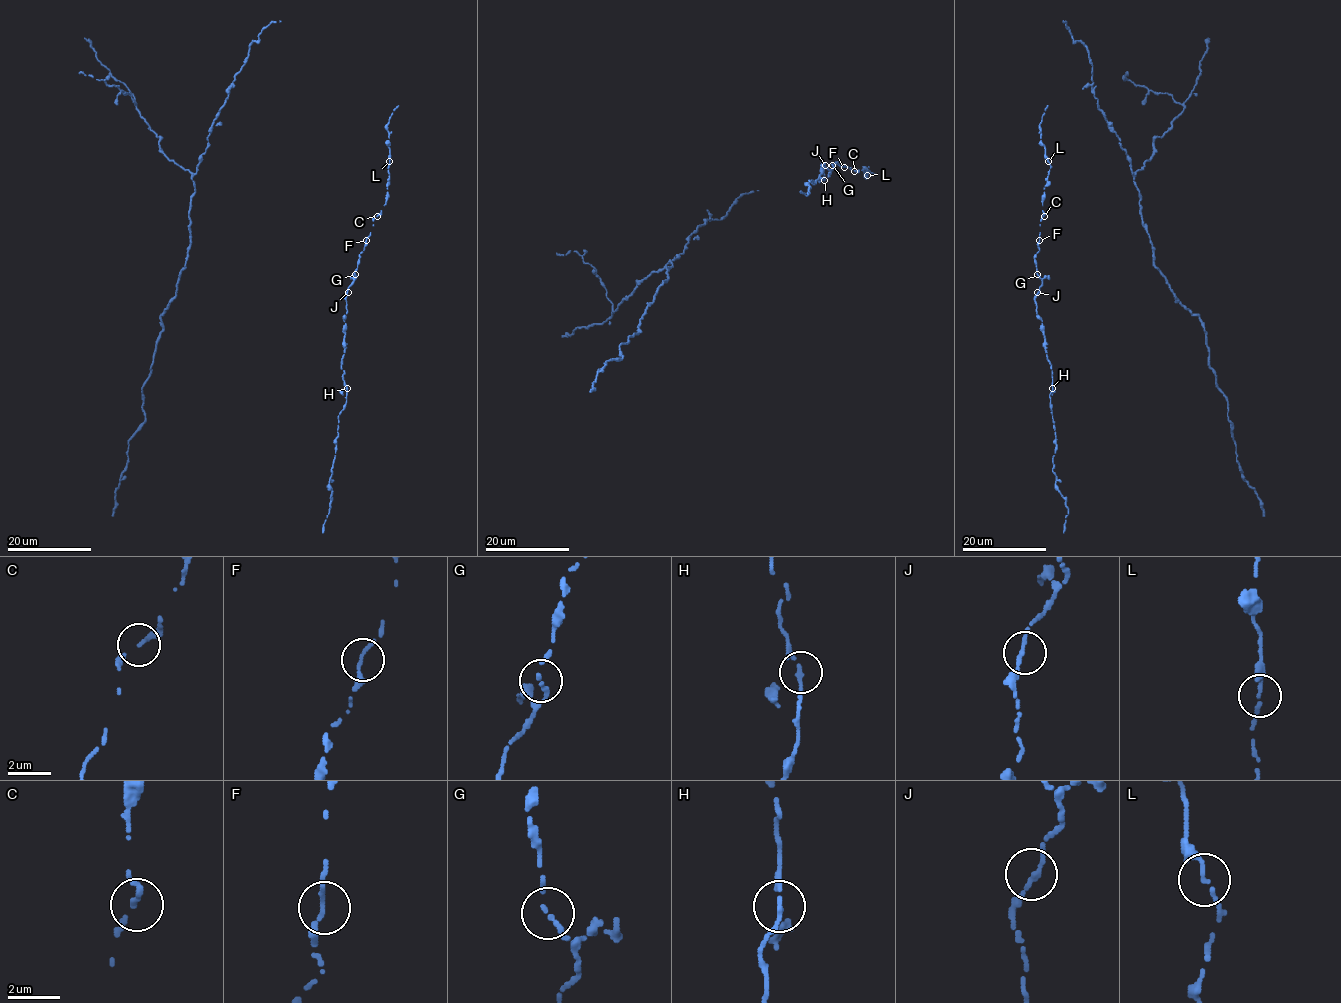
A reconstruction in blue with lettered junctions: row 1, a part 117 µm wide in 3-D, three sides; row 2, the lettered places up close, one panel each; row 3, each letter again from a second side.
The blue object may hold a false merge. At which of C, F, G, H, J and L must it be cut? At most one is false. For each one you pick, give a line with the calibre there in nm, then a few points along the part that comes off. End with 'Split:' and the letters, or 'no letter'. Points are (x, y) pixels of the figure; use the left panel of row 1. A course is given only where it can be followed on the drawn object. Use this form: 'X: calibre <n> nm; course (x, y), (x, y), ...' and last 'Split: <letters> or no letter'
Split: no letter

